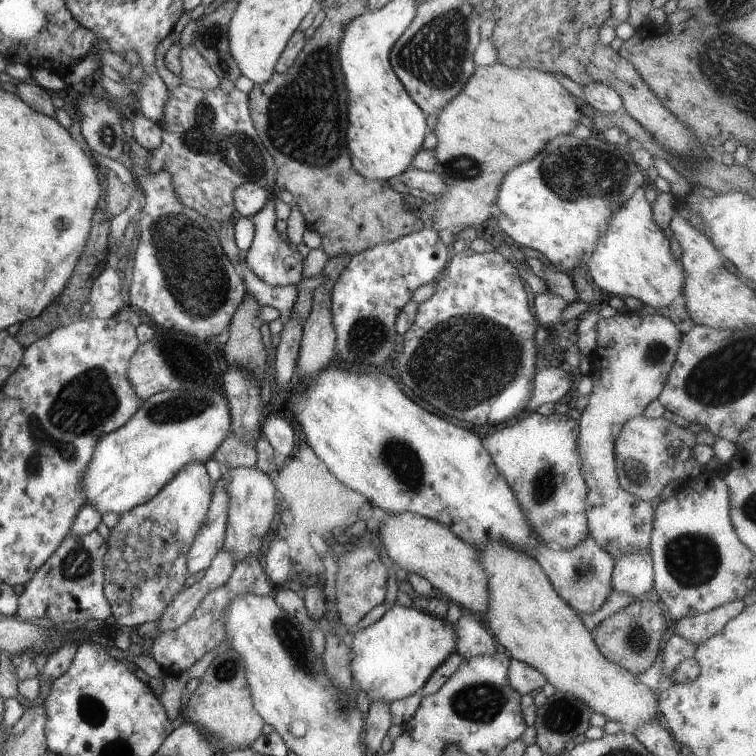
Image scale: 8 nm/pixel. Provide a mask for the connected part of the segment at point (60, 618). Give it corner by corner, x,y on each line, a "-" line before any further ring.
95,529
81,537
71,535
69,530
53,554
24,585
23,593
17,600
15,619
46,622
57,628
72,624
100,625
109,622
110,607
103,597
103,556
106,549
106,542

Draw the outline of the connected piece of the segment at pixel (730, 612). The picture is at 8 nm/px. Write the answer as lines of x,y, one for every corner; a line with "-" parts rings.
733,599
711,611
678,619
675,623
674,633
696,648
707,638
718,634
721,628
739,614
744,606
741,599

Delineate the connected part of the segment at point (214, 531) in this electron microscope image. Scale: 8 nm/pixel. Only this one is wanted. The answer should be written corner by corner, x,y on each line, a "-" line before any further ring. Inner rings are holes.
219,479
214,489
212,490
212,498
208,505
208,510
204,515
202,526
198,529
194,539
191,542
189,551
186,555
186,574
189,578
195,573
206,570
213,559
213,556
223,547
224,533
226,528
226,509
227,498
222,486
222,481

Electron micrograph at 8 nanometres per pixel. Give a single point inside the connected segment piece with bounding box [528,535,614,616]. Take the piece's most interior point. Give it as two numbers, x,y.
581,577

